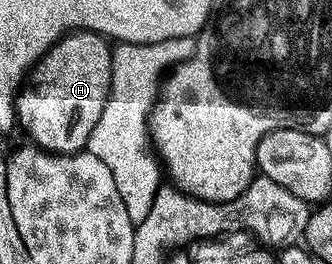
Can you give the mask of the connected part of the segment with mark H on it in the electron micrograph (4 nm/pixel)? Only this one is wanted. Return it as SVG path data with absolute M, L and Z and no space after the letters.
M91 30L70 32L61 38L48 57L40 58L17 95L17 121L29 133L32 145L51 154L75 154L89 144L91 128L109 99L113 51L110 43Z

